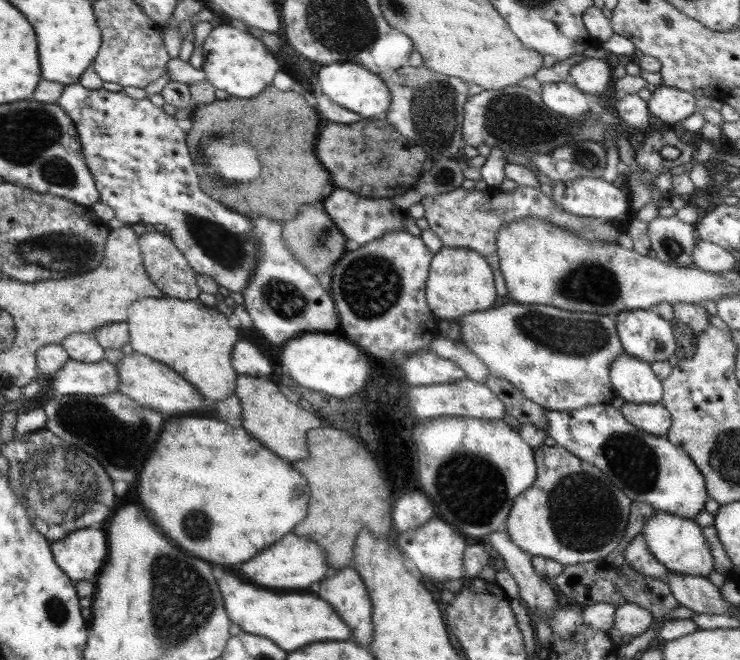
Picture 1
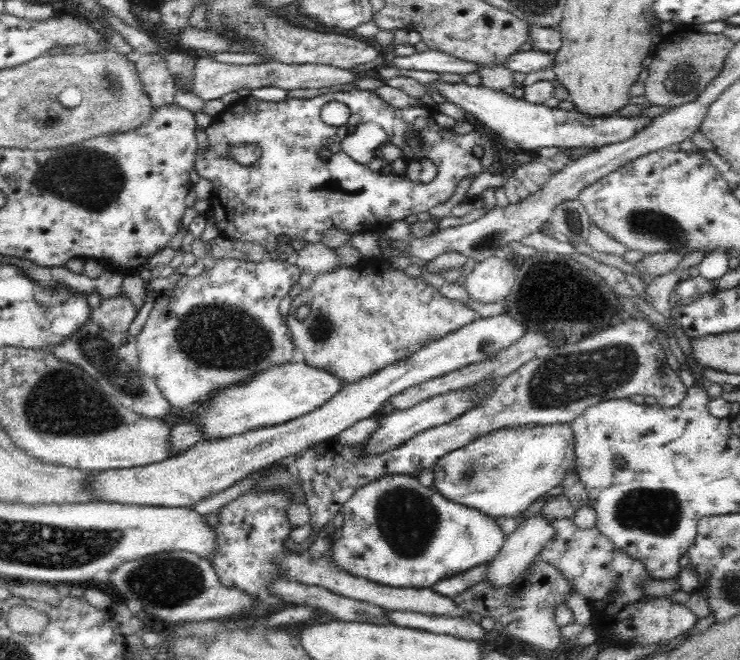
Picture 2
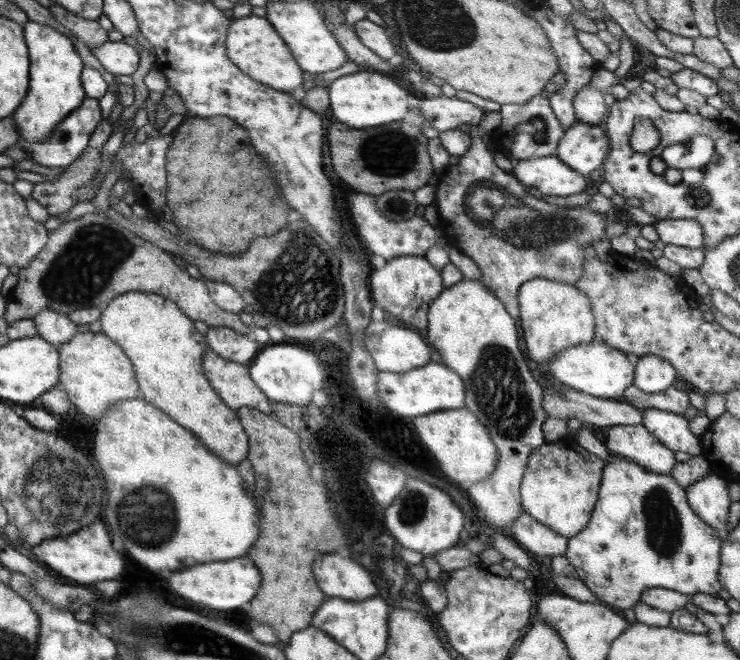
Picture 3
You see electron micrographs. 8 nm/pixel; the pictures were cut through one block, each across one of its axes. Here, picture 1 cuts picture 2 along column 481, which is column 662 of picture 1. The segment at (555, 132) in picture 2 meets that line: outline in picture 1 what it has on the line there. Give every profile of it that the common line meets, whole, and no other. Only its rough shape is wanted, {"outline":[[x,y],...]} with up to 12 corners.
{"outline":[[659,85],[646,101],[667,126],[695,112],[695,98]]}

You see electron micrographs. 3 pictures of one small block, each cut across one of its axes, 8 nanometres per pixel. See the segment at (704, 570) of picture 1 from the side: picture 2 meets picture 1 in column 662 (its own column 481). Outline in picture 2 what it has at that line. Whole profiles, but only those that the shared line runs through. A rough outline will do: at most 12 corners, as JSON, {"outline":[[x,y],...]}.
{"outline":[[385,475],[343,504],[330,565],[431,588],[488,564],[496,520]]}

